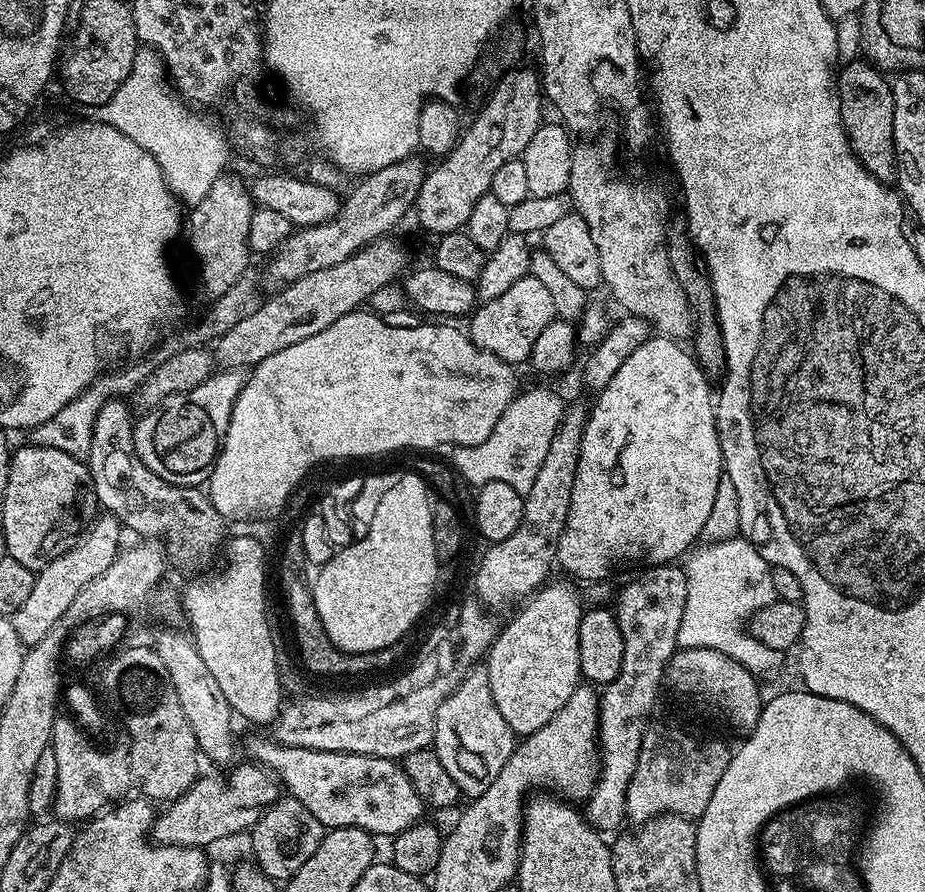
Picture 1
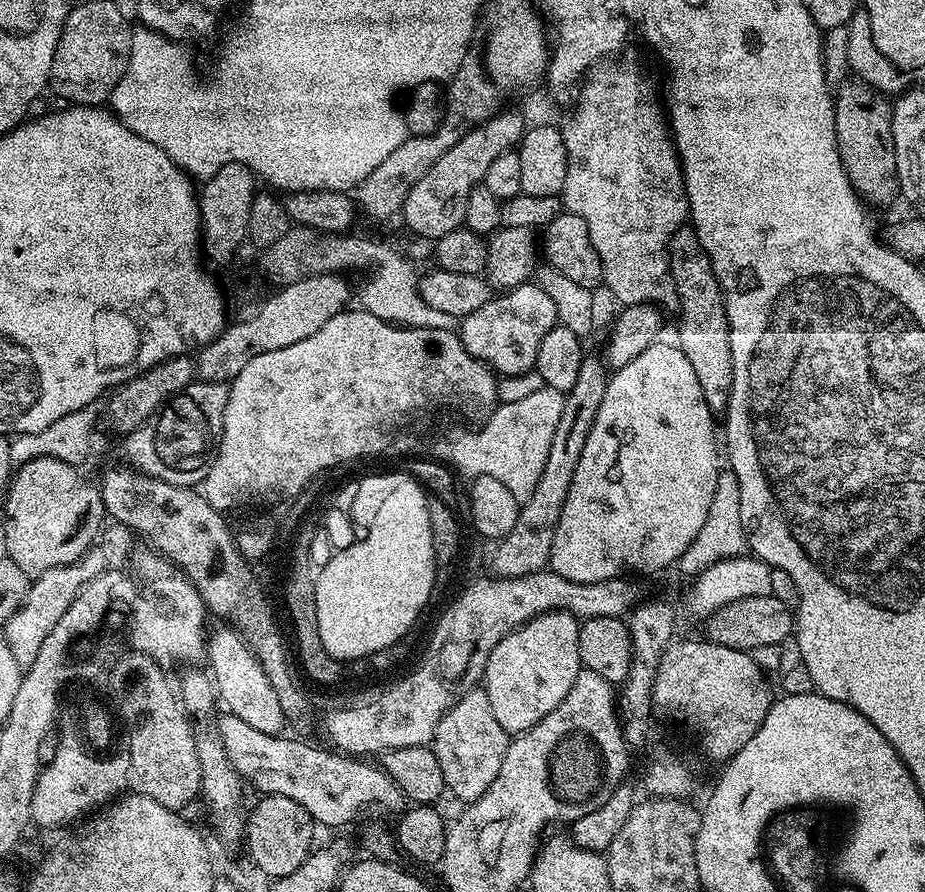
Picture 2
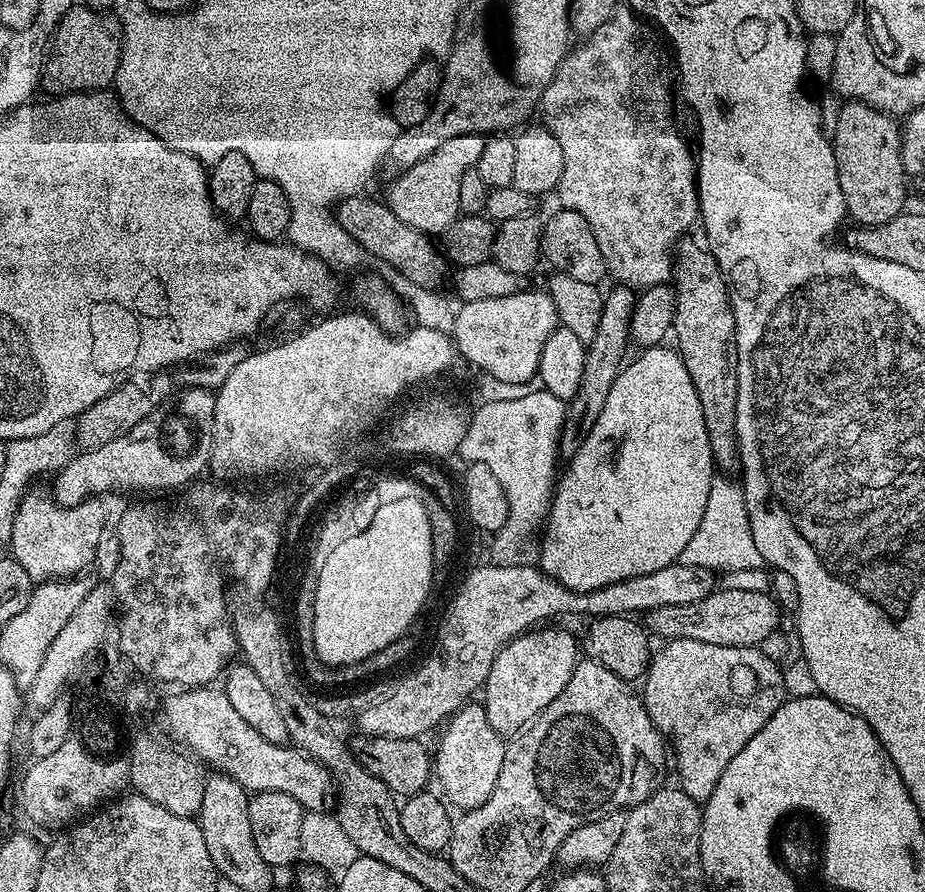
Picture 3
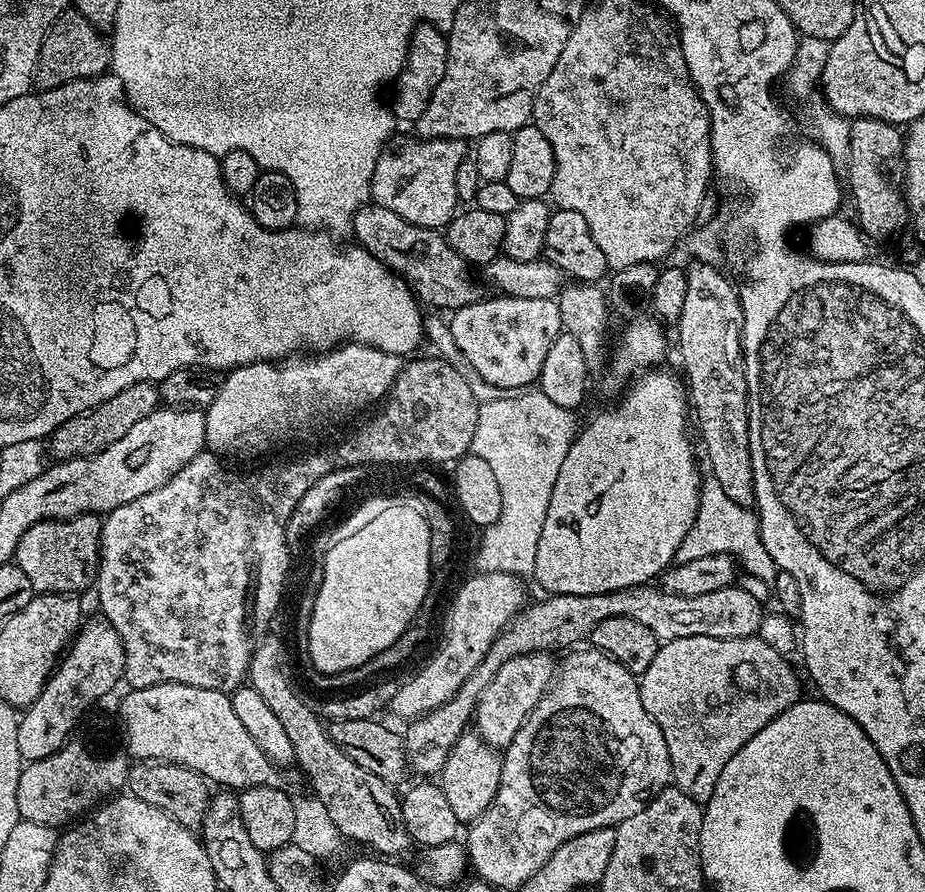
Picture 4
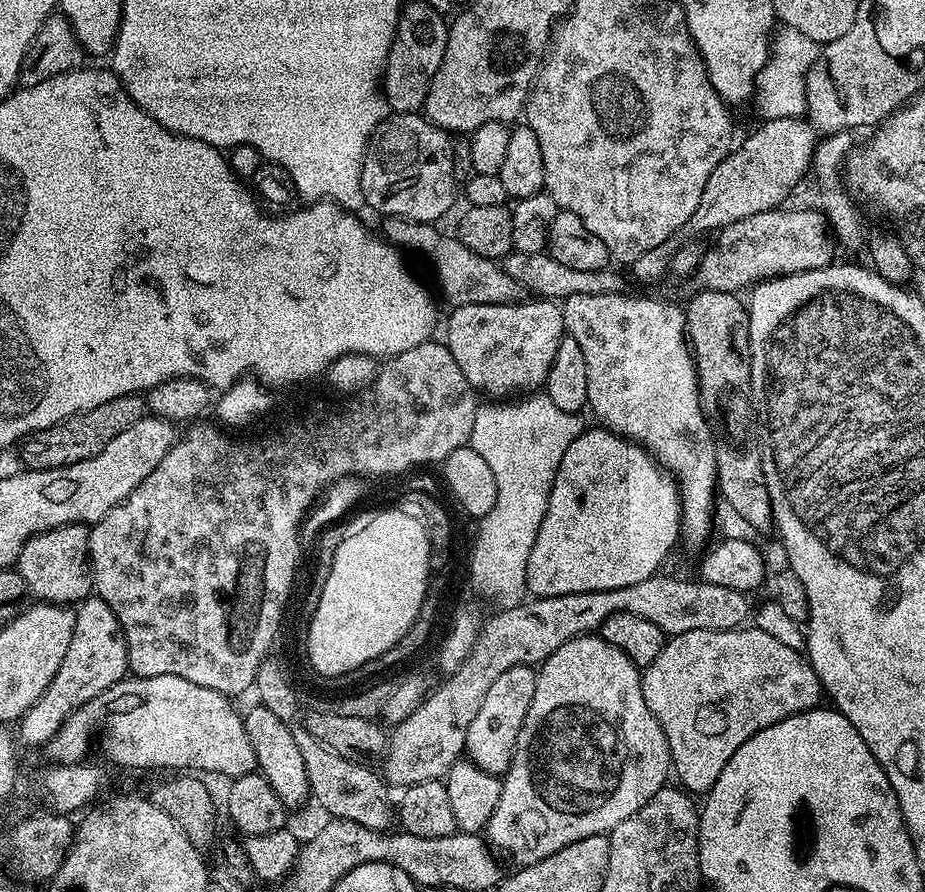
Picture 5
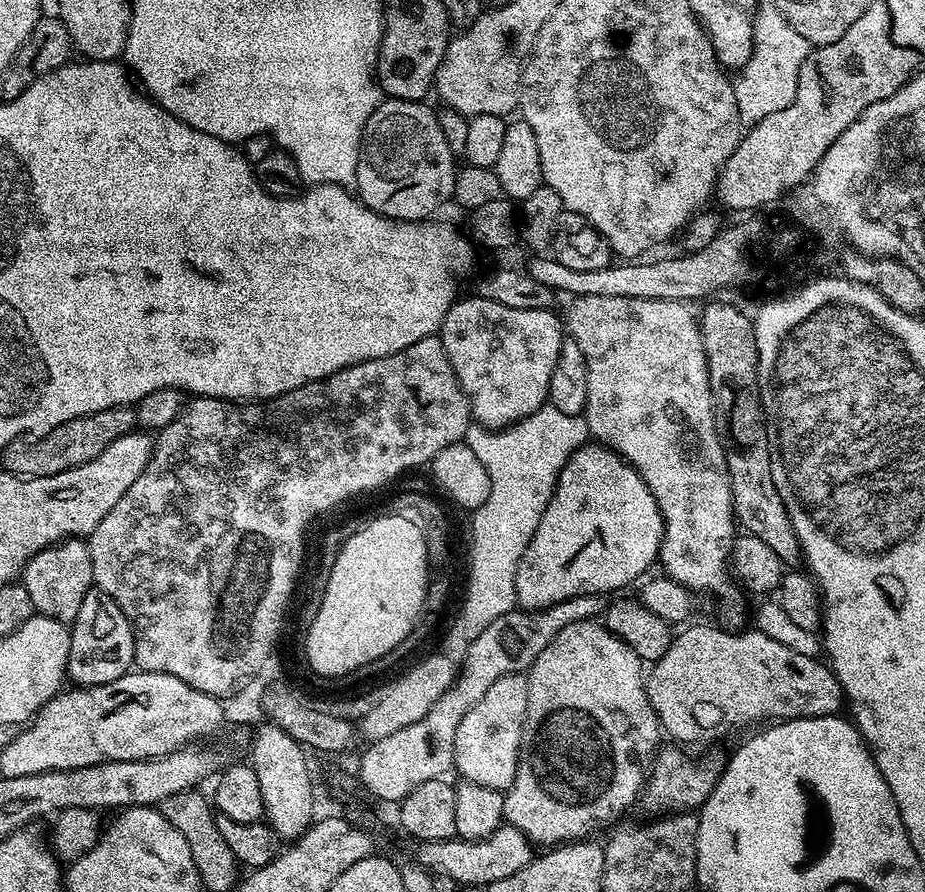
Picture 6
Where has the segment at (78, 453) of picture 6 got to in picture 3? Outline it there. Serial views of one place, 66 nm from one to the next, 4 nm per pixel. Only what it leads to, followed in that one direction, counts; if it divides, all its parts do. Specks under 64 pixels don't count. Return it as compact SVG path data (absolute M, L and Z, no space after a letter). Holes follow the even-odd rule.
M167 371L137 372L136 375L124 380L106 398L94 402L90 410L86 410L74 421L75 431L78 433L78 444L81 449L106 446L106 442L114 442L114 438L122 438L122 434L130 434L142 418L154 414L158 406L173 395L174 380Z

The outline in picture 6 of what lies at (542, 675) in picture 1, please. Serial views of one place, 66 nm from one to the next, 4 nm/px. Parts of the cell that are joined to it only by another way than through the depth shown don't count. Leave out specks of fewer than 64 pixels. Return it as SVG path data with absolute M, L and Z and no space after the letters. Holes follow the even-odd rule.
M512 672L498 678L472 709L462 718L458 734L454 734L454 768L461 772L470 784L486 786L497 790L512 787L516 763L520 757L522 726L526 718L526 698L528 697L527 675Z

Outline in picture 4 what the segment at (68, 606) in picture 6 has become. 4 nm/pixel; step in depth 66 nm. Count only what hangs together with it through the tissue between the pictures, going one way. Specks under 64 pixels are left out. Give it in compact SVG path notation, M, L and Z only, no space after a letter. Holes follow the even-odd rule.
M87 512L81 516L71 516L68 520L43 520L34 526L30 526L30 530L26 530L26 534L22 534L22 538L16 547L16 555L14 563L18 565L26 578L30 578L30 586L33 593L36 594L81 594L93 587L96 572L100 569L100 526L102 520L97 513Z

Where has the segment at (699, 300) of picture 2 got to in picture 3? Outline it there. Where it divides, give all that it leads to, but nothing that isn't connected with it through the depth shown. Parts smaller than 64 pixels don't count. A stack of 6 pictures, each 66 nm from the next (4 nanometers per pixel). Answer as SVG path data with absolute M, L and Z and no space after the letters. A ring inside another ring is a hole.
M681 243L674 252L674 289L676 293L676 318L674 325L674 338L680 345L678 351L686 370L690 370L690 378L694 382L694 390L698 390L698 402L702 406L702 418L706 418L706 434L710 438L710 450L715 467L721 473L732 474L739 469L740 451L736 445L736 407L738 406L738 370L736 369L736 322L734 320L734 310L732 309L732 300L728 297L728 283L724 281L724 275L721 274L719 266L716 264L712 253L708 251L703 243L684 244Z

